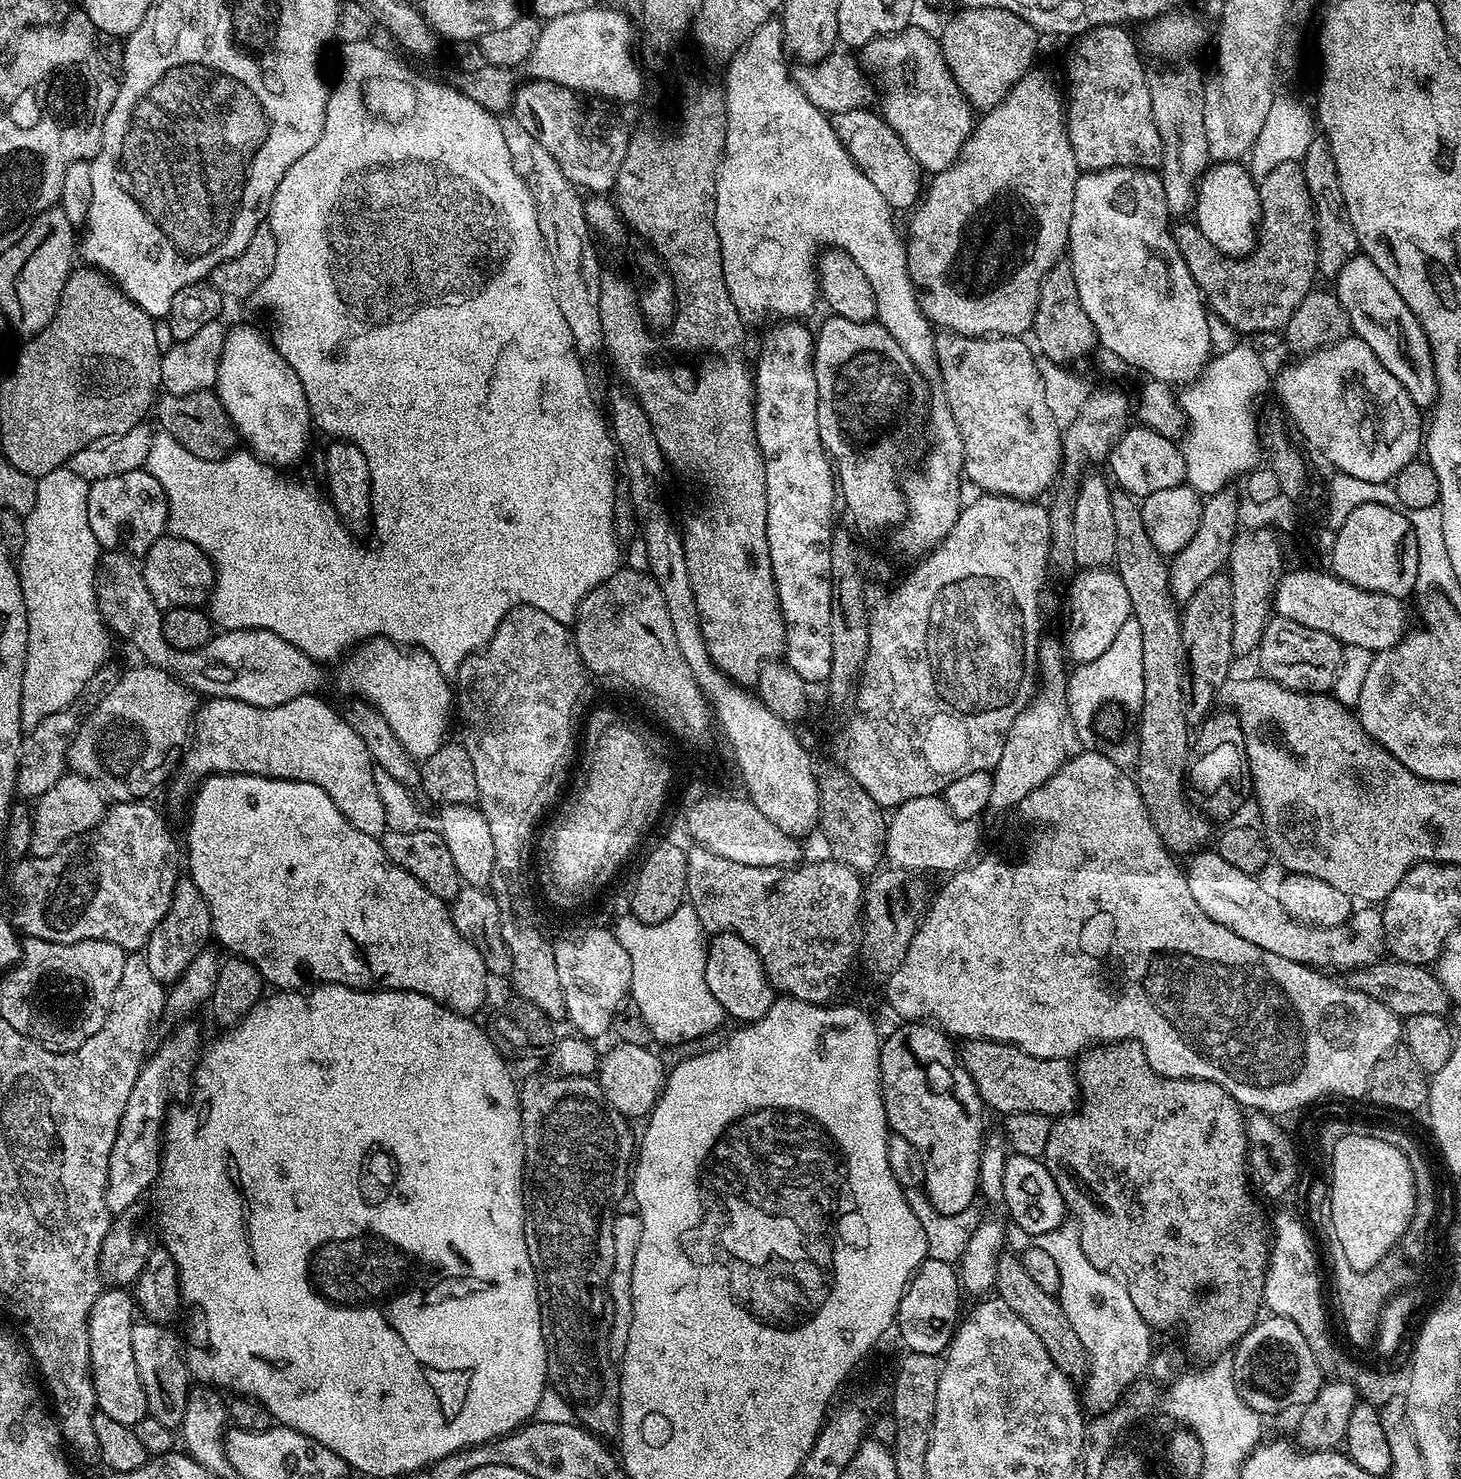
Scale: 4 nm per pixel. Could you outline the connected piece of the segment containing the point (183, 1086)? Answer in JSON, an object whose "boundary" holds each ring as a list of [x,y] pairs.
{"boundary":[[[181,1021],[176,1030],[161,1044],[160,1048],[145,1061],[138,1078],[135,1080],[134,1089],[126,1102],[123,1110],[125,1116],[144,1116],[146,1112],[160,1114],[168,1112],[168,1100],[171,1094],[189,1095],[194,1082],[195,1067],[199,1063],[202,1052],[202,1034],[199,1026],[190,1022]]]}

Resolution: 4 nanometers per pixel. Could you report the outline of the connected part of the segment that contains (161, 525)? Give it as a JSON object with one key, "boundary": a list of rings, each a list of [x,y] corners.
{"boundary":[[[144,468],[138,470],[130,470],[126,474],[114,474],[110,478],[102,478],[101,480],[91,481],[88,489],[88,513],[90,514],[90,530],[94,530],[94,538],[104,550],[120,550],[131,554],[133,557],[142,558],[150,550],[150,546],[154,546],[154,542],[158,542],[158,538],[165,535],[166,525],[168,522],[168,499],[162,490],[162,486],[158,483],[151,474]]]}

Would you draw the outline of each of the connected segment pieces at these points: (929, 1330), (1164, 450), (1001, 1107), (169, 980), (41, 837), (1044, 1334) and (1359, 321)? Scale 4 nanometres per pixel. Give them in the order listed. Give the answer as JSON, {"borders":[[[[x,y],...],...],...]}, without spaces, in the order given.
{"borders":[[[[925,1259],[908,1283],[894,1321],[895,1327],[900,1327],[900,1336],[908,1352],[939,1357],[947,1349],[962,1320],[960,1294],[962,1287],[957,1269],[946,1262]]],[[[1143,426],[1129,427],[1116,439],[1108,455],[1106,468],[1112,471],[1111,479],[1116,479],[1120,483],[1117,485],[1133,498],[1143,498],[1157,490],[1170,490],[1170,486],[1178,486],[1186,480],[1186,462],[1181,445]]],[[[1000,1040],[963,1041],[958,1055],[968,1077],[974,1082],[985,1105],[996,1112],[1037,1112],[1049,1118],[1067,1116],[1078,1108],[1081,1099],[1076,1069],[1068,1060],[1034,1058],[1021,1048],[1003,1044]]],[[[177,879],[170,906],[162,922],[158,922],[158,926],[150,934],[146,945],[150,974],[154,974],[154,978],[158,978],[162,985],[175,984],[182,978],[186,966],[190,966],[190,962],[194,962],[194,958],[198,958],[198,954],[209,947],[212,939],[212,919],[206,906],[206,898],[202,898],[198,886],[194,886],[192,879]]],[[[66,774],[38,797],[34,804],[34,832],[30,838],[32,856],[49,856],[57,852],[67,840],[88,832],[106,815],[106,800],[99,788],[84,776]]],[[[1001,1255],[997,1266],[994,1292],[999,1300],[1006,1302],[1006,1306],[1010,1306],[1010,1310],[1014,1310],[1014,1314],[1018,1314],[1018,1318],[1022,1318],[1022,1322],[1026,1322],[1026,1326],[1030,1326],[1030,1330],[1034,1330],[1034,1334],[1038,1334],[1038,1338],[1042,1338],[1042,1346],[1046,1346],[1054,1366],[1058,1366],[1058,1370],[1062,1370],[1064,1376],[1076,1382],[1079,1381],[1080,1375],[1083,1377],[1089,1371],[1088,1351],[1084,1349],[1084,1344],[1078,1340],[1077,1334],[1074,1334],[1074,1329],[1070,1326],[1066,1314],[1063,1313],[1059,1300],[1055,1295],[1042,1290],[1026,1274],[1021,1261],[1016,1256]]],[[[1355,254],[1341,267],[1341,270],[1334,277],[1334,291],[1346,314],[1352,323],[1353,333],[1402,382],[1406,394],[1415,402],[1421,410],[1431,409],[1440,398],[1440,382],[1436,378],[1436,367],[1432,361],[1430,342],[1410,306],[1402,302],[1402,294],[1390,286],[1386,274],[1370,262],[1370,258],[1363,254]]]]}

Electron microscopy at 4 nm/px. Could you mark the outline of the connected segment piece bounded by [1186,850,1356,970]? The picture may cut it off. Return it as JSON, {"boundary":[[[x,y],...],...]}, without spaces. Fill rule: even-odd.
{"boundary":[[[1208,850],[1197,851],[1187,861],[1186,875],[1194,902],[1202,906],[1210,919],[1234,930],[1234,934],[1246,938],[1246,942],[1254,942],[1254,946],[1262,946],[1262,950],[1278,954],[1278,958],[1290,958],[1290,962],[1306,964],[1316,970],[1327,969],[1327,964],[1356,970],[1356,956],[1352,956],[1352,952],[1344,952],[1344,944],[1340,944],[1340,936],[1336,936],[1336,932],[1329,928],[1300,924],[1283,909],[1275,894],[1269,890],[1267,892],[1259,884],[1256,876],[1230,866],[1230,862],[1226,862],[1219,851],[1204,851]]]}

